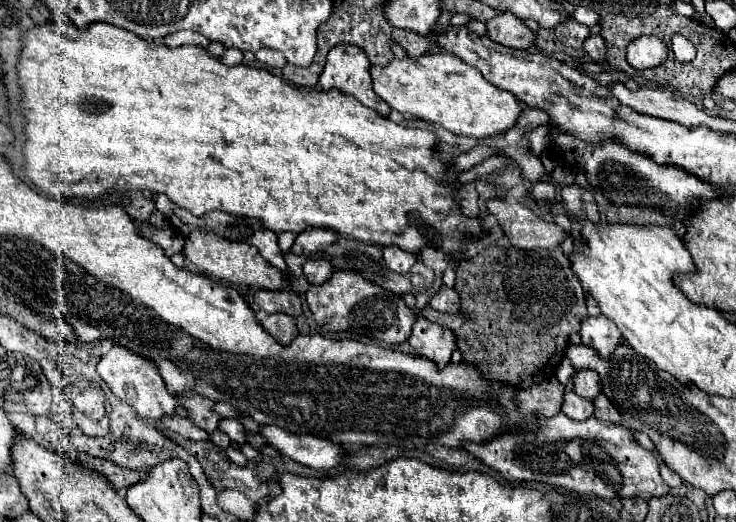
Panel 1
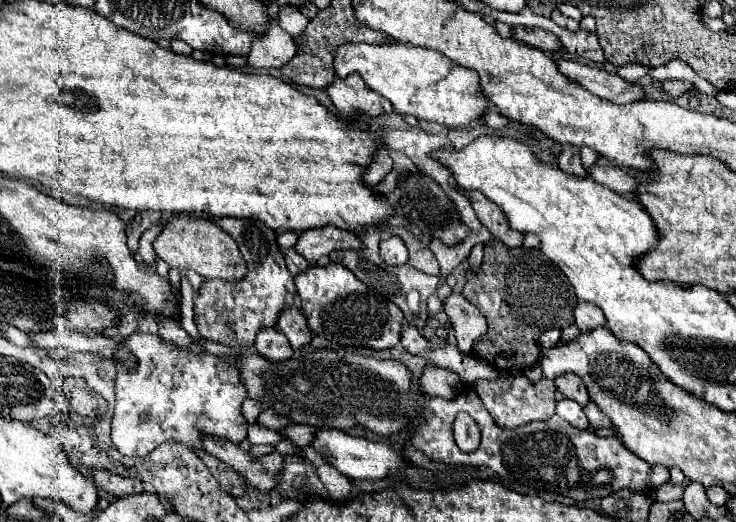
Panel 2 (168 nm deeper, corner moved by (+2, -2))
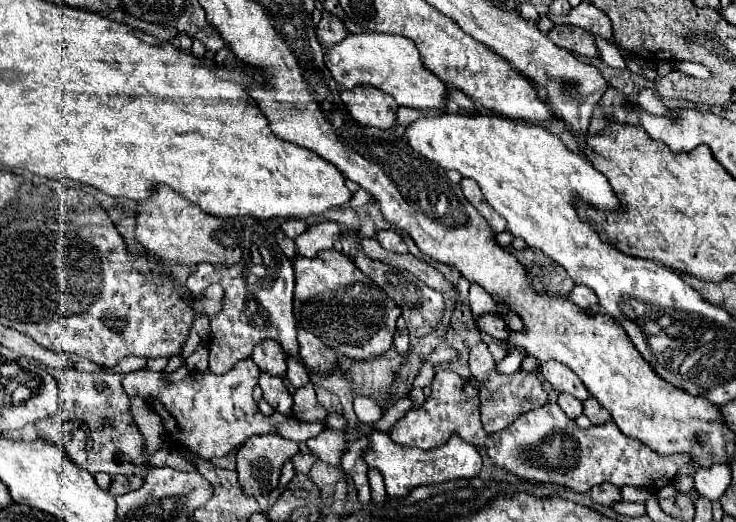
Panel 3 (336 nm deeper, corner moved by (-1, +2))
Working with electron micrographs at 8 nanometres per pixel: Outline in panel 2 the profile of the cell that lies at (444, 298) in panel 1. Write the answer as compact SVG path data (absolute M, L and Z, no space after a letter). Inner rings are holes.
M454 292L444 302L444 312L452 320L458 340L458 350L462 350L464 354L472 352L472 344L480 340L488 330L482 312L474 304L470 304L462 294L454 294Z

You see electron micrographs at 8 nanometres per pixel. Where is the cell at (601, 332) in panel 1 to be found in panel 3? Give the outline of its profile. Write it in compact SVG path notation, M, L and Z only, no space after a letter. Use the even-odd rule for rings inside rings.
M575 286L571 290L571 294L569 294L569 300L573 304L577 304L581 310L587 310L587 308L591 308L591 306L597 304L595 292L591 292L591 288L587 288L587 286Z

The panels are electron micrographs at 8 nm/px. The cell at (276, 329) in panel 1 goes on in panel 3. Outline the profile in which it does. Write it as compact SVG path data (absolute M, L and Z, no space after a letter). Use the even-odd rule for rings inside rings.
M263 340L261 344L257 344L253 348L251 358L263 372L267 372L271 376L287 374L287 354L281 346L275 346L275 342L271 342L271 340Z

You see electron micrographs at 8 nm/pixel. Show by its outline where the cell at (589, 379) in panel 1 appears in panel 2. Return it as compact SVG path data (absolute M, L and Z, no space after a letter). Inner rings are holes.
M562 374L562 376L556 376L554 378L554 384L558 388L558 392L562 392L564 398L572 398L576 400L580 406L586 406L588 404L588 392L584 390L584 384L582 380L576 376L576 374Z

